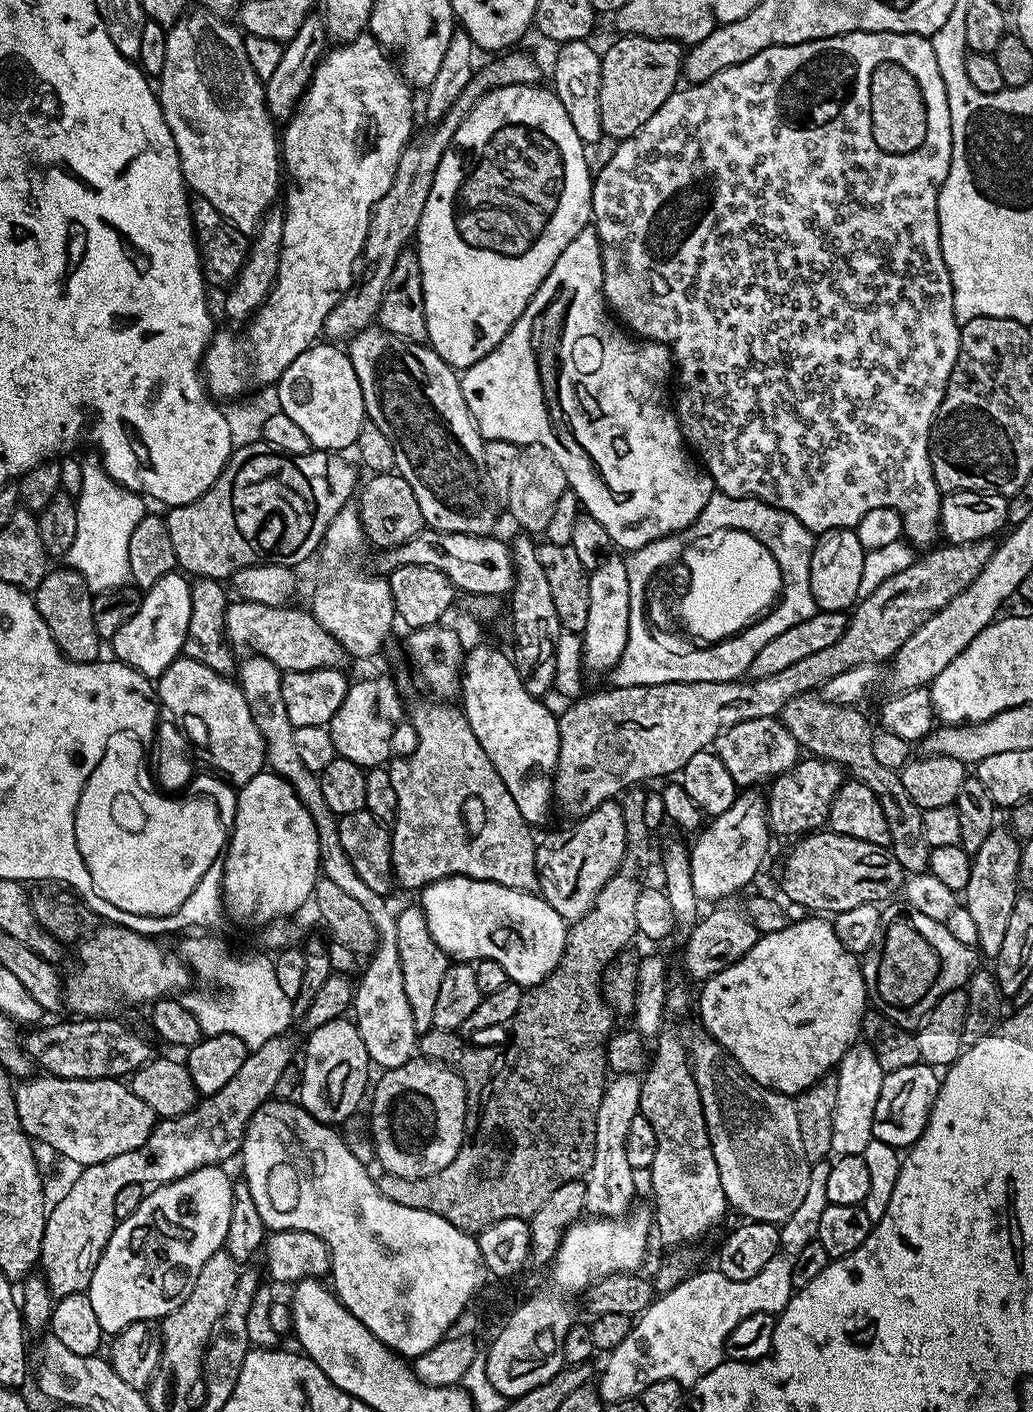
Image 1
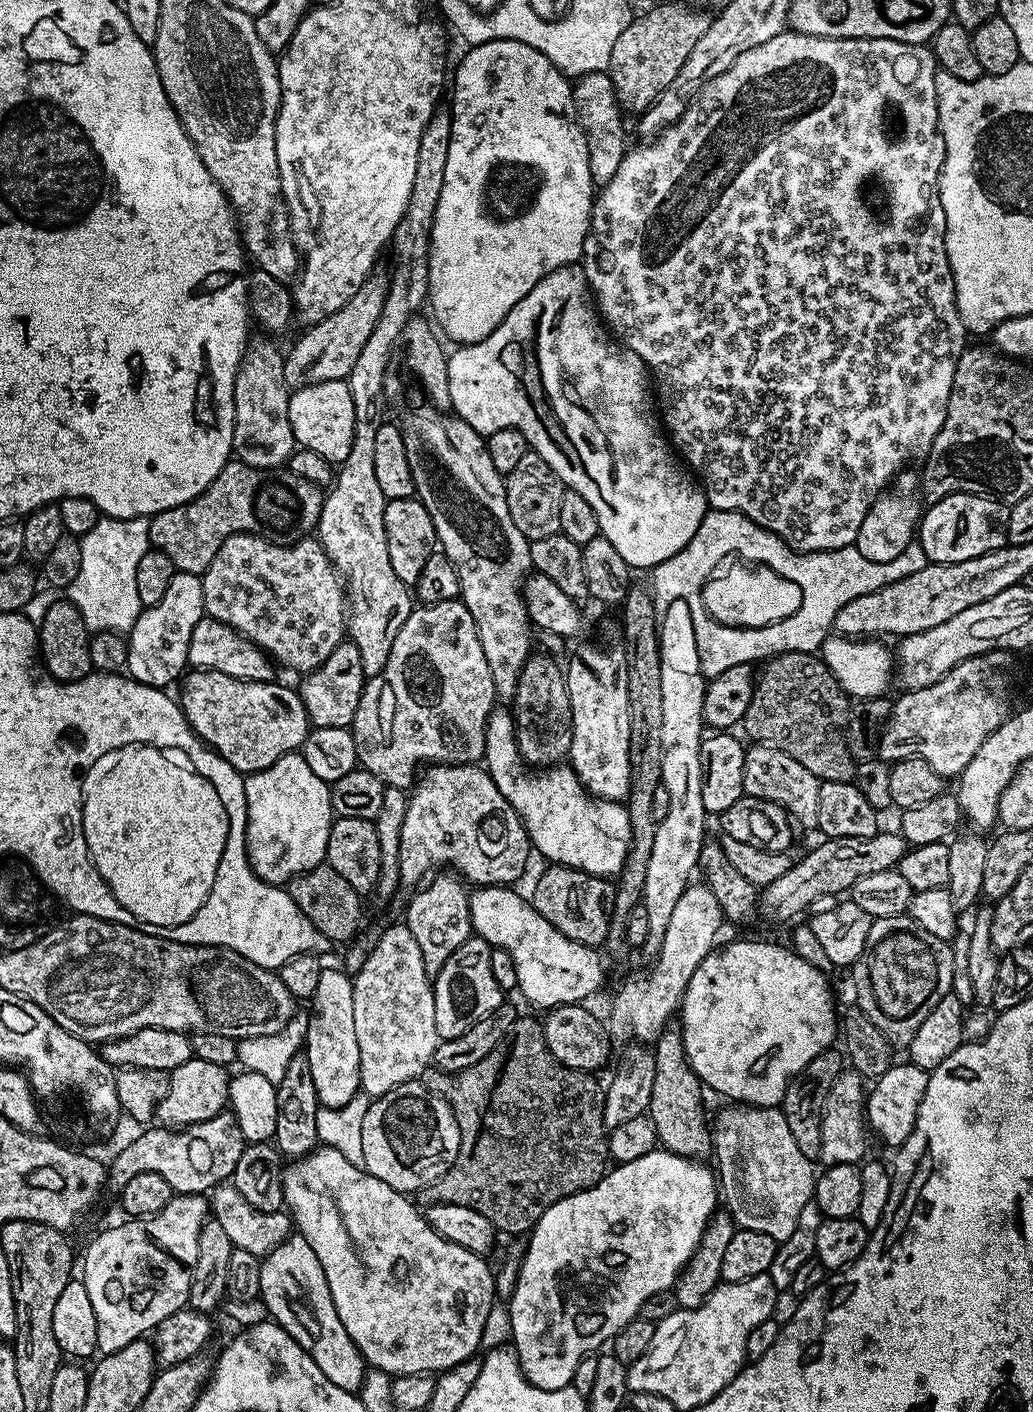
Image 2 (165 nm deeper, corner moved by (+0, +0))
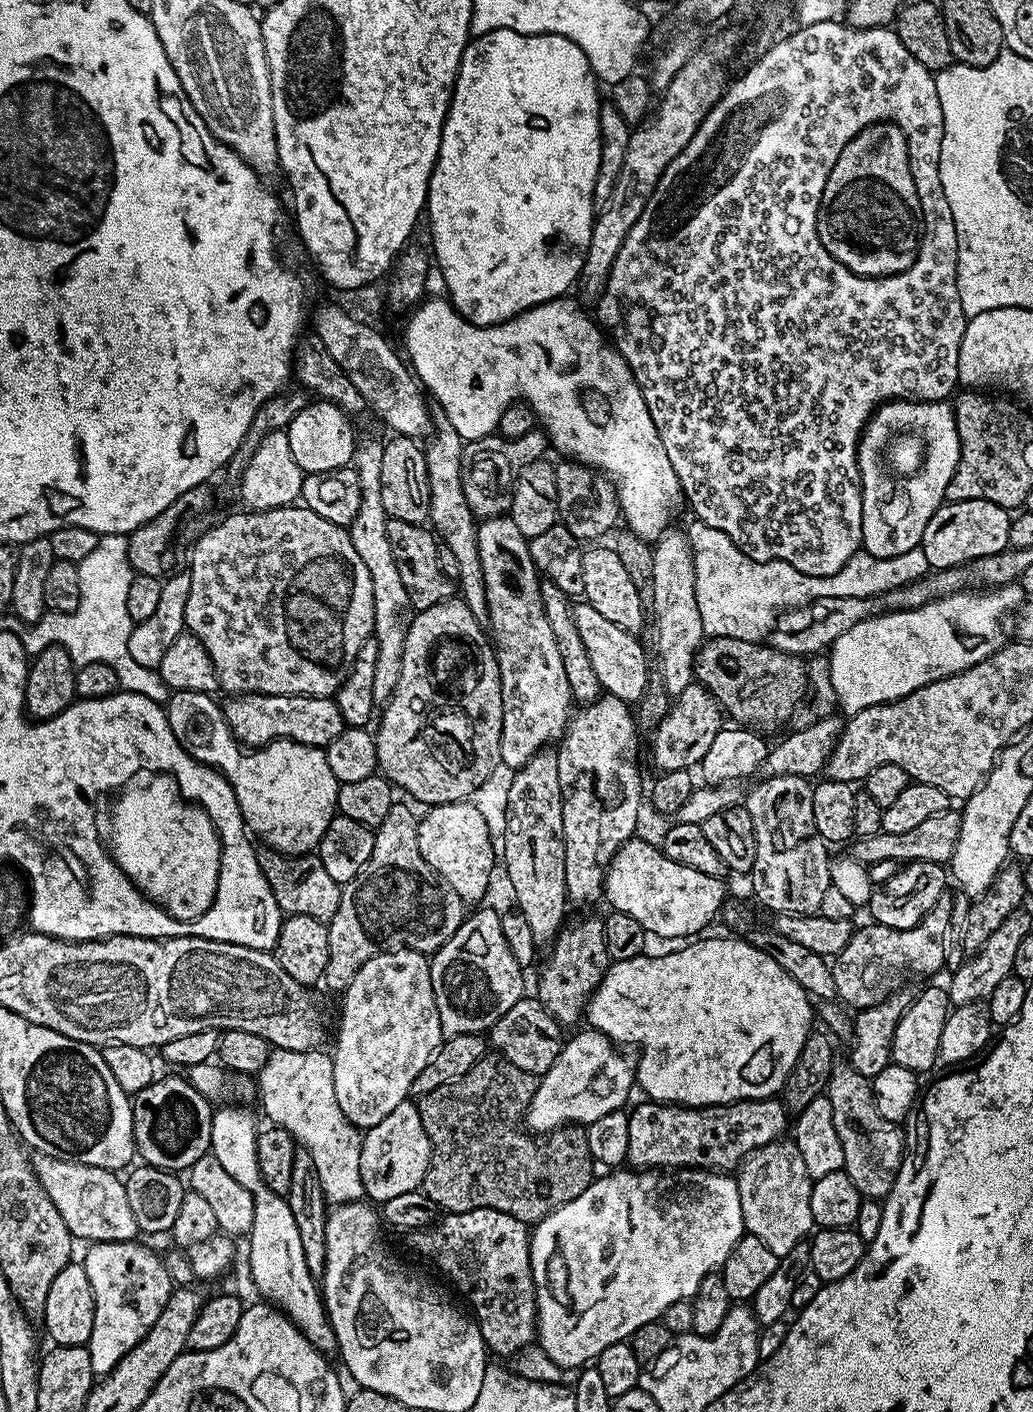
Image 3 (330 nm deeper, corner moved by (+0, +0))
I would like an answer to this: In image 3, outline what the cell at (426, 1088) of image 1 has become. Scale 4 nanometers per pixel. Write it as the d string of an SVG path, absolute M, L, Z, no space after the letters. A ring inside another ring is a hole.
M402 1103L381 1124L367 1129L361 1146L361 1178L368 1200L383 1202L398 1194L417 1191L423 1185L432 1149L424 1128L413 1119L417 1112L415 1103Z

